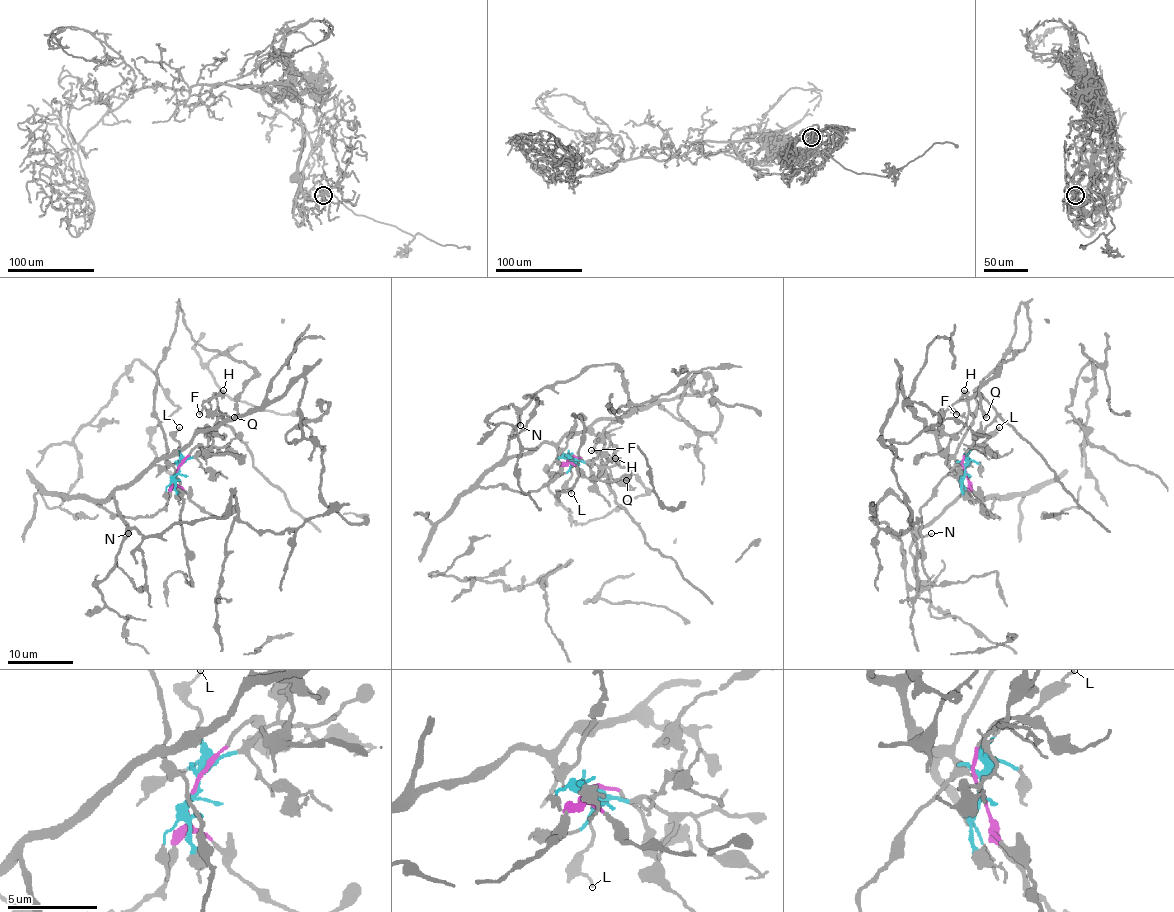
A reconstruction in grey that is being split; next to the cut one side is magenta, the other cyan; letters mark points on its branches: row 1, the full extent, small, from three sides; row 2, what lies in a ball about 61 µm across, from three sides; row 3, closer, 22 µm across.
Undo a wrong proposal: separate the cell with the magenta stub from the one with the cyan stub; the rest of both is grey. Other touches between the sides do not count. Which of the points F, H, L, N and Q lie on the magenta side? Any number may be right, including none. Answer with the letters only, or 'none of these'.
N, Q

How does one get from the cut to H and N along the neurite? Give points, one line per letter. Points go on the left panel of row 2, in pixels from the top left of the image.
H: (177, 472), (215, 431), (215, 421), (220, 414), (213, 393), (215, 396), (223, 390)
N: (177, 472), (167, 503), (147, 517), (114, 517), (86, 498), (111, 495), (128, 533)

